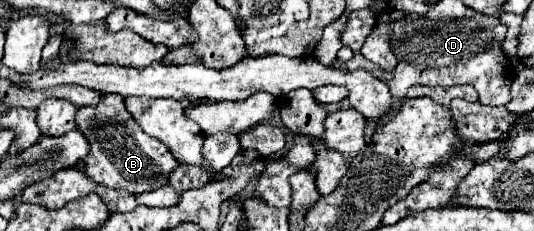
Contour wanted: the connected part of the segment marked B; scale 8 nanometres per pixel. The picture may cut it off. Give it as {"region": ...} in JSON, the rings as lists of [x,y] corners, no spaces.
{"region":[[[104,93],[100,95],[98,105],[78,107],[76,129],[90,143],[90,153],[82,159],[86,165],[84,173],[88,175],[88,179],[106,187],[118,187],[134,193],[152,191],[162,187],[168,181],[170,173],[178,167],[178,161],[174,159],[174,155],[170,155],[168,147],[158,139],[146,135],[138,127],[138,123],[134,123],[120,95]]]}

